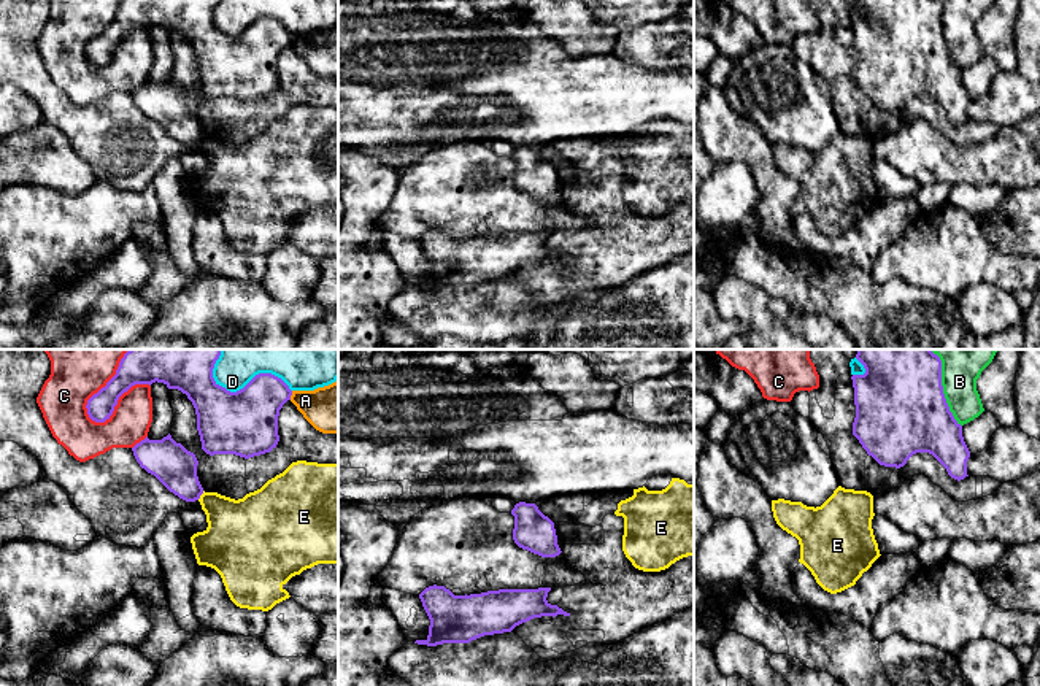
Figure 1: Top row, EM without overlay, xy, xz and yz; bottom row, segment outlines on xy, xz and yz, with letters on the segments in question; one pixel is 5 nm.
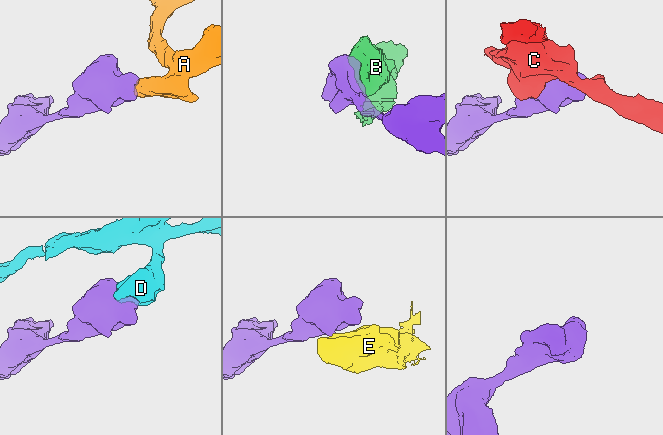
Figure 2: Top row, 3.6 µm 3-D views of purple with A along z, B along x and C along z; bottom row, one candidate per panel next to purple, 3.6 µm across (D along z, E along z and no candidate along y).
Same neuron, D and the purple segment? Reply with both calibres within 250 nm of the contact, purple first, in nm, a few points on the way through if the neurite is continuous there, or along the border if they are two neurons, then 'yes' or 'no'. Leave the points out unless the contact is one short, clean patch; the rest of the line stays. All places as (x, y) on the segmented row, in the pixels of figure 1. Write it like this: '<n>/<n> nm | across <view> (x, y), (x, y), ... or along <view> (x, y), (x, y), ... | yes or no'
340/280 nm | no

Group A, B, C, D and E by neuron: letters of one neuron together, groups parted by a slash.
A / B E / C / D

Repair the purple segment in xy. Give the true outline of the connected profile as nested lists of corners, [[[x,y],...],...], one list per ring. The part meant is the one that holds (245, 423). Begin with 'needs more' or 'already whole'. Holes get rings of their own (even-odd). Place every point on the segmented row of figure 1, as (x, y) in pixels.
already whole; [[[129,349],[121,359],[116,375],[87,400],[87,414],[95,422],[105,422],[113,414],[119,397],[132,386],[151,386],[157,381],[168,389],[181,391],[192,402],[202,449],[206,454],[235,454],[249,459],[270,453],[279,441],[279,410],[291,400],[292,391],[281,378],[259,373],[243,389],[230,392],[213,378],[219,356],[221,349]]]

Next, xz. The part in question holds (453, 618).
already whole; [[[429,586],[419,599],[430,619],[426,640],[418,645],[470,643],[484,635],[511,632],[516,626],[541,616],[570,616],[546,597],[551,588],[499,589],[454,595],[445,586]]]

